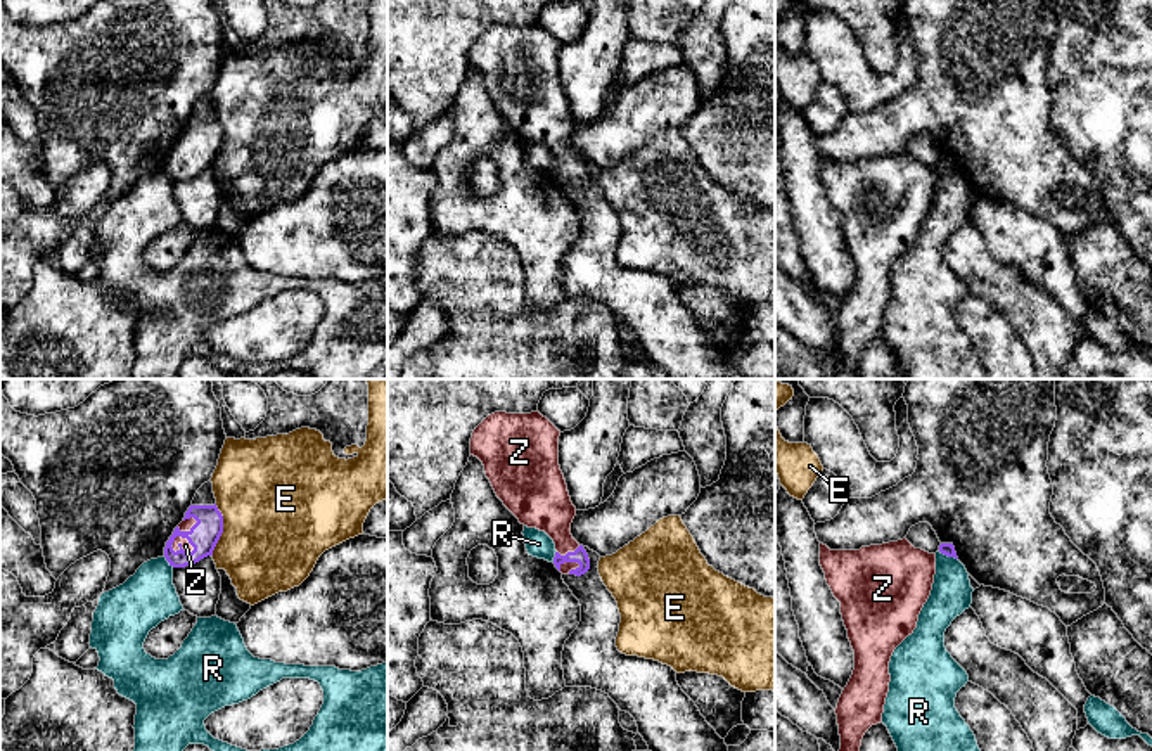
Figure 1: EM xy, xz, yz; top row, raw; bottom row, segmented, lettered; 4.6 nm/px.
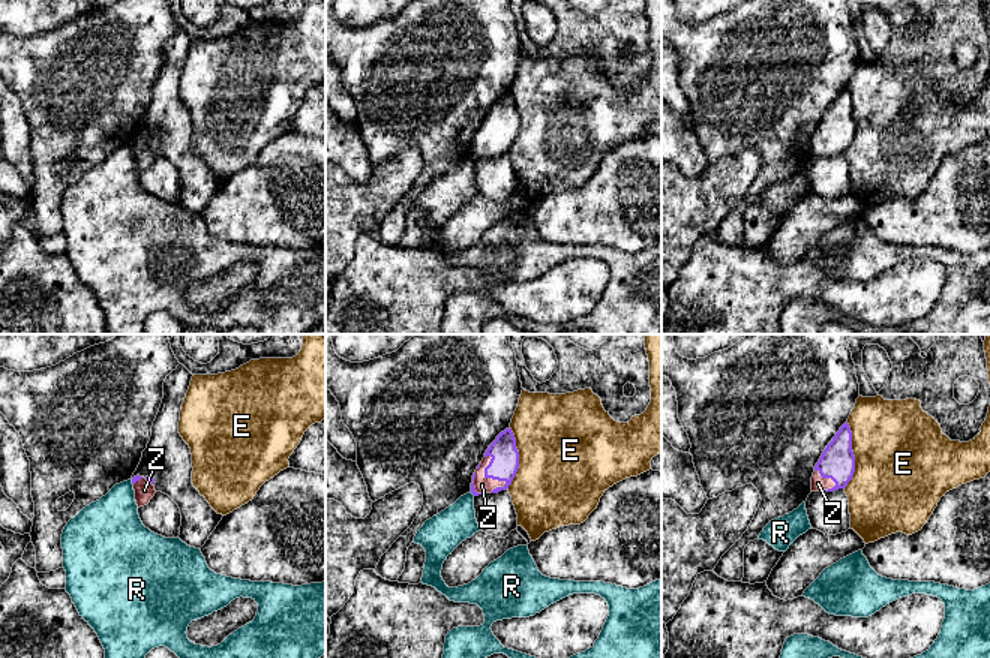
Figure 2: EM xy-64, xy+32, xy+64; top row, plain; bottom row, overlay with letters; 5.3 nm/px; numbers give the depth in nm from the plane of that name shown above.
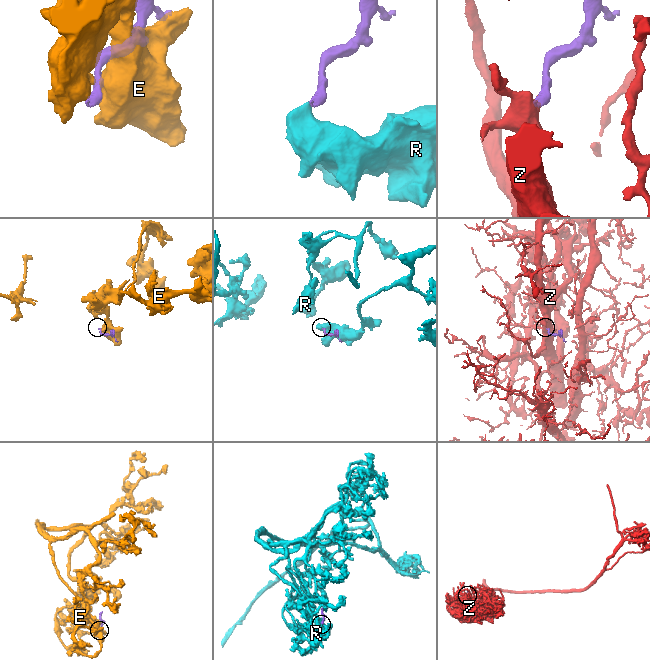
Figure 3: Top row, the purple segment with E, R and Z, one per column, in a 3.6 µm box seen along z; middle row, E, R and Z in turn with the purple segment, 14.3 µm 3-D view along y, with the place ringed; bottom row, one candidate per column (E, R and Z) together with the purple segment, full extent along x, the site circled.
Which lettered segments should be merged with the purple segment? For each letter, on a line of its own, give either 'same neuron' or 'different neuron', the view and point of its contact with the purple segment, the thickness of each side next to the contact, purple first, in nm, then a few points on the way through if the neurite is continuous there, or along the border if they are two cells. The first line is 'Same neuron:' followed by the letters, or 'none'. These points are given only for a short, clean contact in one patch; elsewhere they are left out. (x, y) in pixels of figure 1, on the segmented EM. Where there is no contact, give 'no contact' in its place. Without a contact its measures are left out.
Same neuron: Z
E: different neuron; meets purple in xy at (222, 530); 140 nm thick on the purple side, 500 nm on the other
R: different neuron; meets purple in yz at (948, 556); 60 nm thick on the purple side, 190 nm on the other; border along yz (938, 551), (957, 559)
Z: same neuron; meets purple in xy at (182, 549); 140 nm thick on the purple side, 50 nm on the other; runs through xy (204, 535), (191, 551), (182, 549), (185, 545)

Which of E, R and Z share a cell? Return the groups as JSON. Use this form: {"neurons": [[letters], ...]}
{"neurons": [["E"], ["R"], ["Z"]]}

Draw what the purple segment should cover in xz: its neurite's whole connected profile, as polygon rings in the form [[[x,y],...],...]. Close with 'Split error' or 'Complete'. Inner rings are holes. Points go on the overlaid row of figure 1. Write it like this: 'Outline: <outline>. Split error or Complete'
Outline: [[[538,410],[495,412],[474,429],[470,455],[483,462],[496,497],[519,523],[554,540],[555,568],[581,576],[590,569],[590,559],[571,535],[576,507],[559,465],[559,436]]]. Split error

